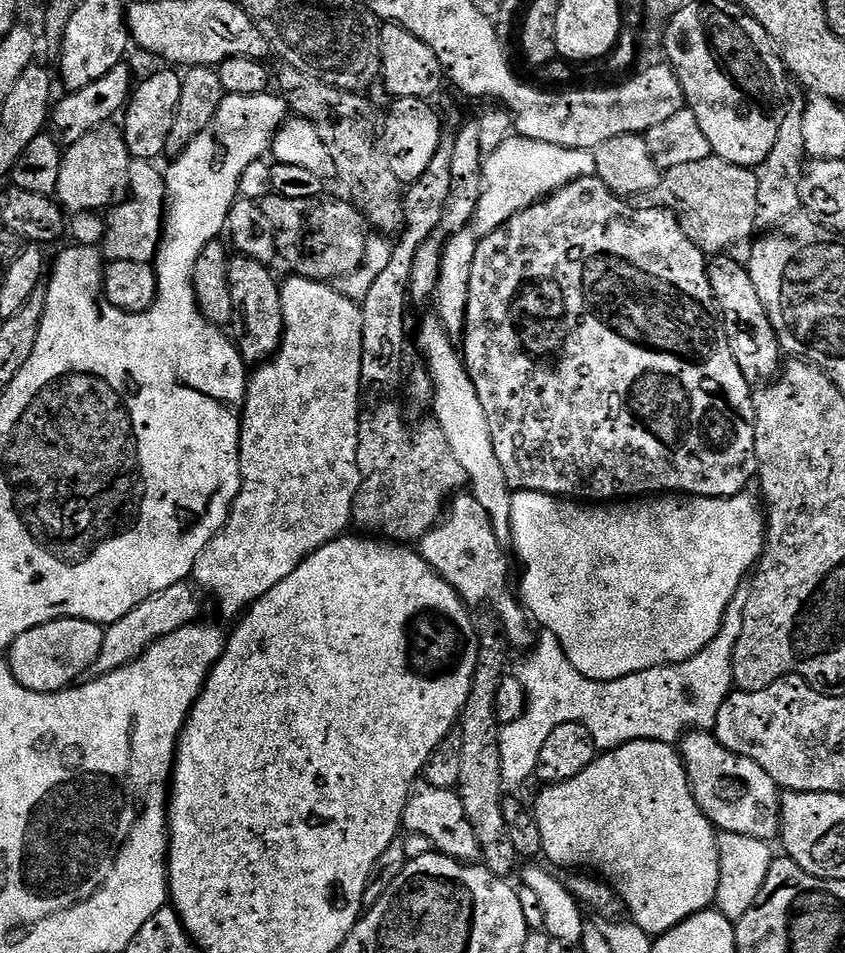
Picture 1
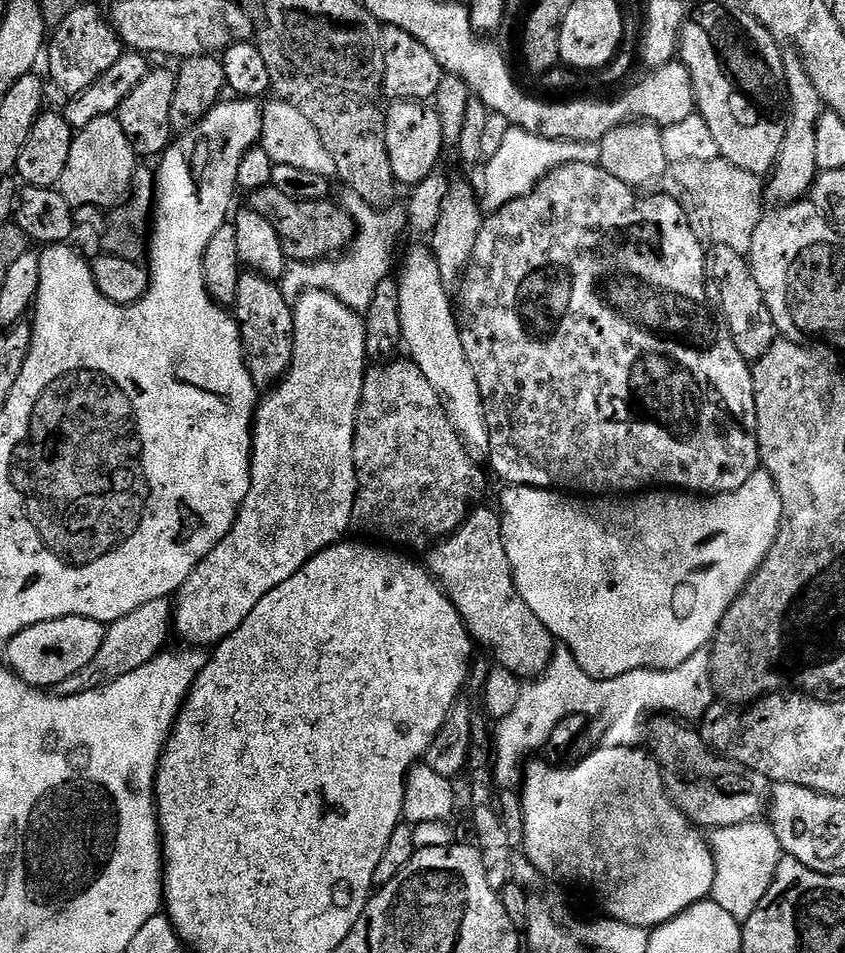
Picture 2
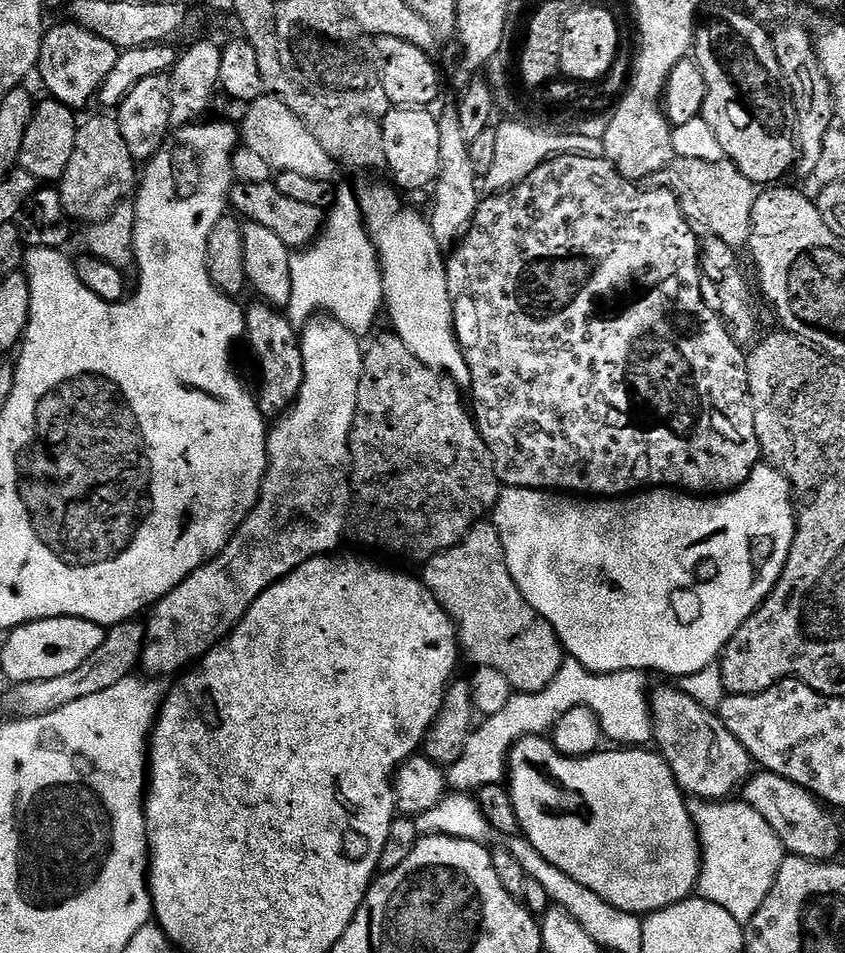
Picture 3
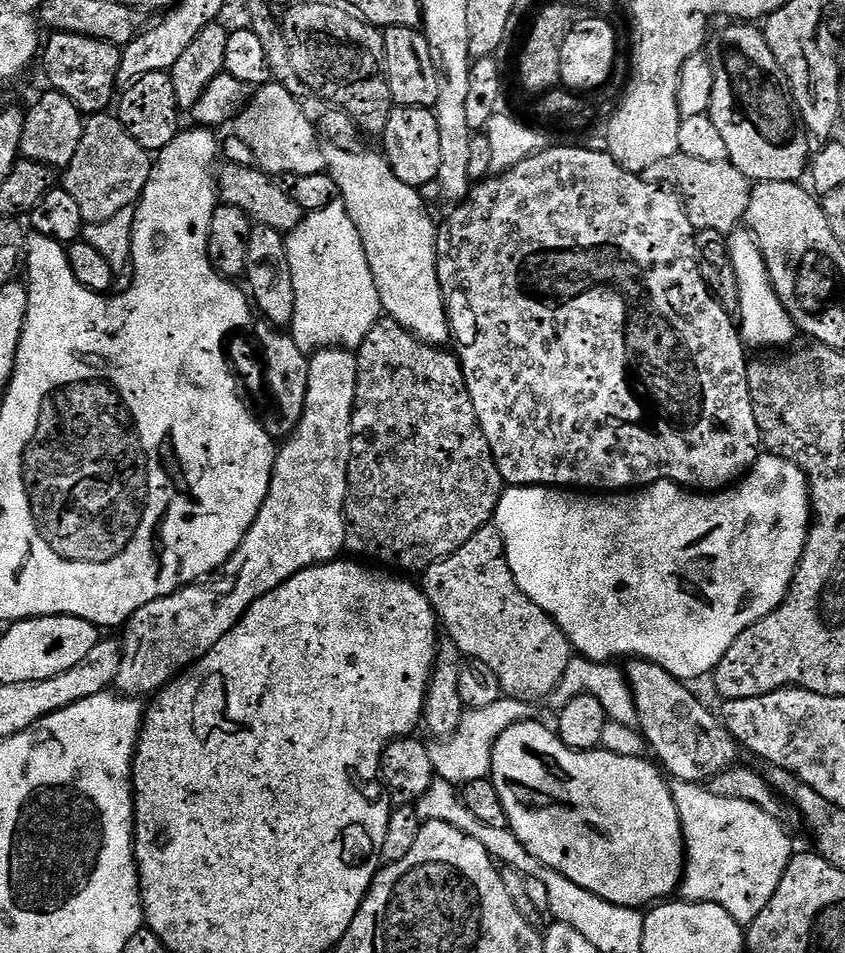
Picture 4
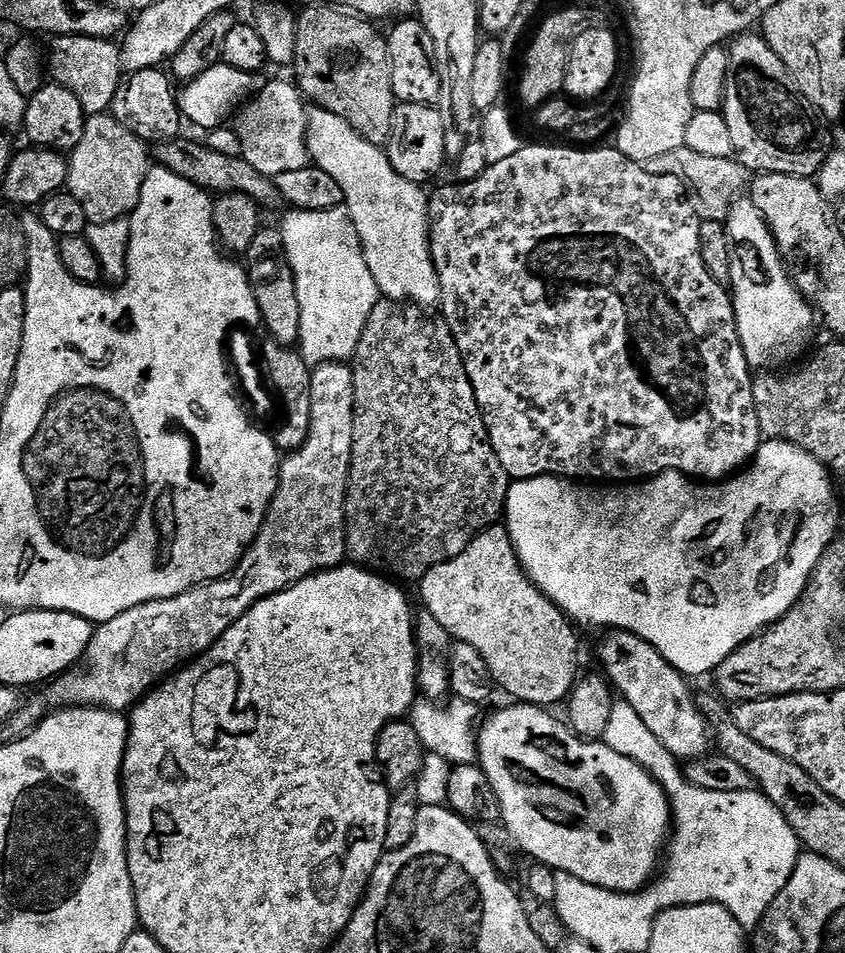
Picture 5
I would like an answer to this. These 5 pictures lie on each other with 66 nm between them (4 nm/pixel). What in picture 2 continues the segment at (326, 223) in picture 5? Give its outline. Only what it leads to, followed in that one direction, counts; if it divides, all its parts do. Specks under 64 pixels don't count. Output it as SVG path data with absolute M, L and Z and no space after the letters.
M345 191L343 195L342 207L352 215L352 221L356 224L356 234L352 237L352 243L343 254L335 258L314 260L311 264L289 263L279 286L284 291L284 297L290 302L299 300L309 290L329 292L347 308L364 314L374 299L379 283L392 272L392 247L395 246L396 240L392 237L391 226L380 217L383 215L377 209L371 208L359 194Z

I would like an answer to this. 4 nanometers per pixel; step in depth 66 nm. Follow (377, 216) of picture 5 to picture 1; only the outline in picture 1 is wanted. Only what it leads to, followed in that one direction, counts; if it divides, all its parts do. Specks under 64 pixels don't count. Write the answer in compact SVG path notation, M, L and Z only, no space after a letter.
M436 314L426 317L420 324L420 352L428 359L424 360L433 382L430 408L436 415L433 416L435 423L439 424L442 434L446 434L446 442L450 442L450 450L454 450L454 458L458 458L462 470L466 470L471 496L478 498L478 503L486 509L486 514L490 514L494 534L498 534L501 542L511 541L510 506L514 490L508 485L506 474L502 474L498 454L494 454L490 422L486 422L486 410L482 410L478 390L474 390L474 382L470 378L468 367L464 365L463 355Z

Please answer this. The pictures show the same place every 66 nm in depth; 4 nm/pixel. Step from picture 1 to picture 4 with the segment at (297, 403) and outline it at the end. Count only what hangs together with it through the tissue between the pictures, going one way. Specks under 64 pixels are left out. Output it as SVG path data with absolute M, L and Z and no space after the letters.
M339 346L321 348L309 359L308 365L310 386L306 390L306 410L302 414L302 422L298 422L291 436L279 445L266 502L262 502L262 510L258 510L254 526L250 526L246 538L242 538L242 546L234 550L224 567L207 582L189 584L142 606L123 625L120 669L114 683L123 695L148 698L159 692L185 668L192 667L202 659L244 617L244 611L258 598L304 568L313 568L315 564L331 564L345 551L344 503L348 493L348 460L352 456L356 358L351 351Z

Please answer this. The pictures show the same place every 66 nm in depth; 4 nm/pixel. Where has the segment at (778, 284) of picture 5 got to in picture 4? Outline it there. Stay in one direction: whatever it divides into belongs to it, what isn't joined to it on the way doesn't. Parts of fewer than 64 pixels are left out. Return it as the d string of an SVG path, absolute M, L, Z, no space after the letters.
M737 230L728 236L728 249L740 287L738 327L745 345L749 349L776 348L772 350L780 350L791 345L793 343L791 340L798 336L798 329L791 314L788 313L787 306L780 300L780 296L772 285L768 263L764 260L764 252L760 248L759 241L751 231Z

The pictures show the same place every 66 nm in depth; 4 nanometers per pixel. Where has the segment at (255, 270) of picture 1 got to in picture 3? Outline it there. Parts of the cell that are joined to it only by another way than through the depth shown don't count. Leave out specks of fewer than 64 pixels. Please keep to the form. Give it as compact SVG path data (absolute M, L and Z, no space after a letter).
M263 302L255 303L244 308L244 336L260 367L260 413L264 415L265 421L272 422L287 412L288 407L298 398L298 390L302 388L304 367L300 332L288 321L281 309Z

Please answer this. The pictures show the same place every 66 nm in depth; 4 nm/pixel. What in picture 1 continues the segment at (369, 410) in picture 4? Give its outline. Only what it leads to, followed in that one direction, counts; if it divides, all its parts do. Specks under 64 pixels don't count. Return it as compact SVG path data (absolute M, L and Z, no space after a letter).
M380 404L373 412L365 411L360 418L358 430L358 470L360 471L360 492L352 507L352 524L361 533L372 538L383 538L401 546L412 546L421 540L431 528L436 527L445 515L453 496L468 484L466 470L454 458L446 434L442 434L439 424L429 422L411 428L404 421L396 404Z

